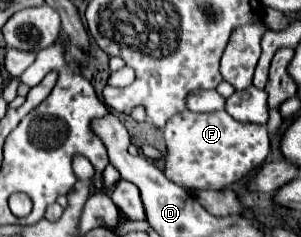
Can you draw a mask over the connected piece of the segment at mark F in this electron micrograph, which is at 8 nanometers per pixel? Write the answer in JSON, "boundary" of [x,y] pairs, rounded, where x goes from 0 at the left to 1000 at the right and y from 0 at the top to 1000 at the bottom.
{"boundary":[[[601,468],[575,485],[548,544],[548,705],[542,730],[601,789],[734,806],[860,705],[894,654],[894,561],[880,527],[827,527],[781,511],[754,468],[641,477]]]}

